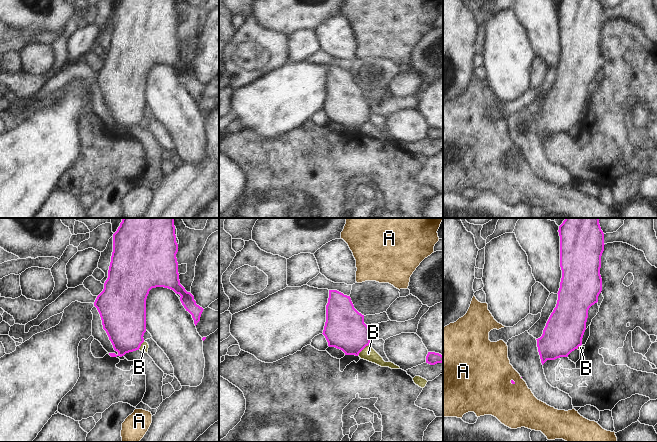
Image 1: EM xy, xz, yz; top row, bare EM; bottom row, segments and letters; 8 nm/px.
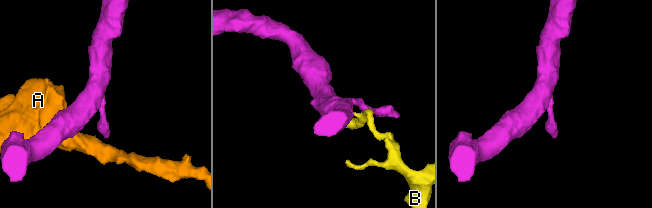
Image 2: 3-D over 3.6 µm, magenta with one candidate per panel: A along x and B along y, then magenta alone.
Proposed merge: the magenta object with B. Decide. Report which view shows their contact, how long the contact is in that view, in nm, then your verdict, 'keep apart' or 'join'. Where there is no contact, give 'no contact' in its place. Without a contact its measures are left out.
xz | 140 nm | keep apart

